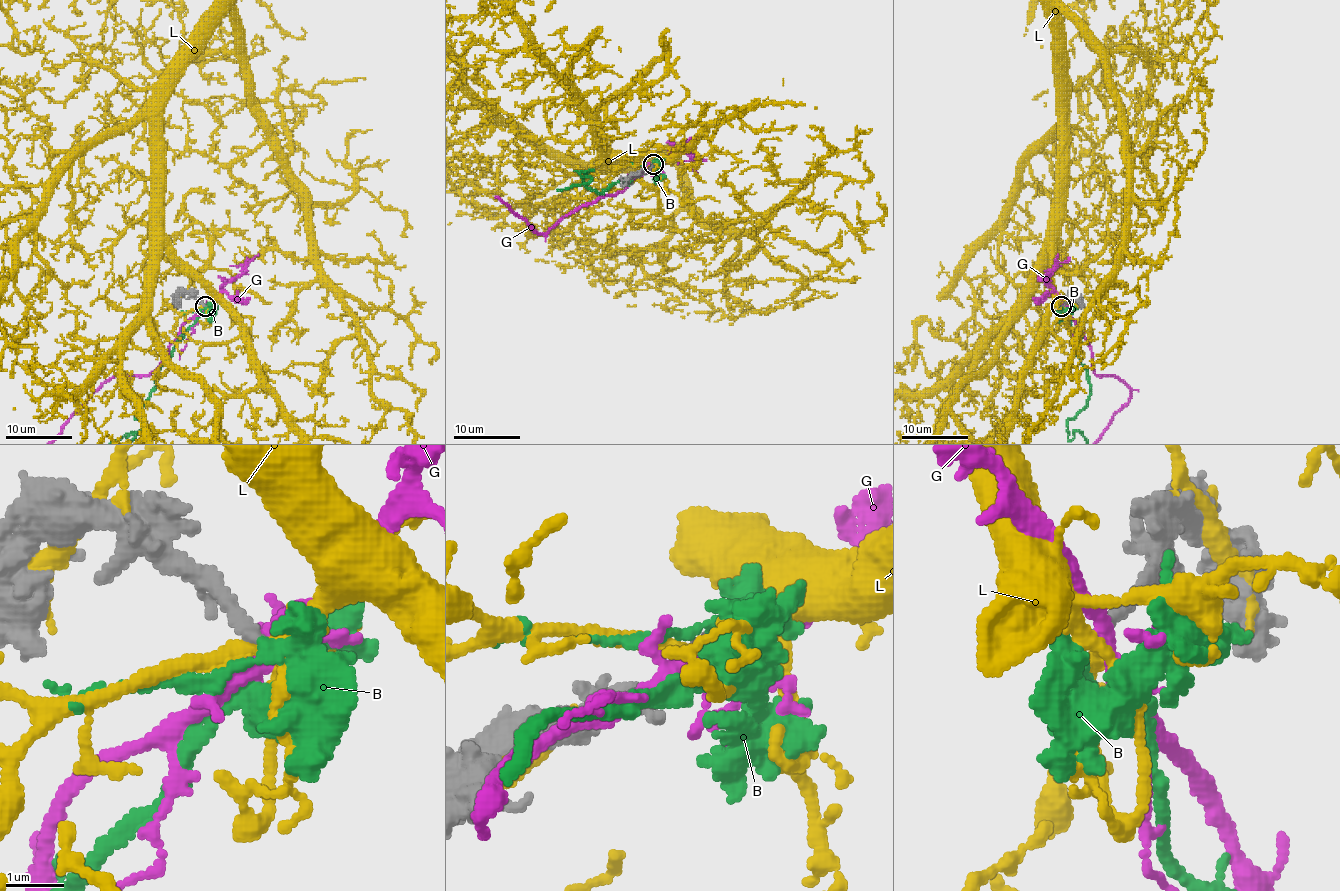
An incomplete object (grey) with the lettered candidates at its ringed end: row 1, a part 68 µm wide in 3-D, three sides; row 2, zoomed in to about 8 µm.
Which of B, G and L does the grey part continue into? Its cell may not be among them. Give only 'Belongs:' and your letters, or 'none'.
Belongs: B

